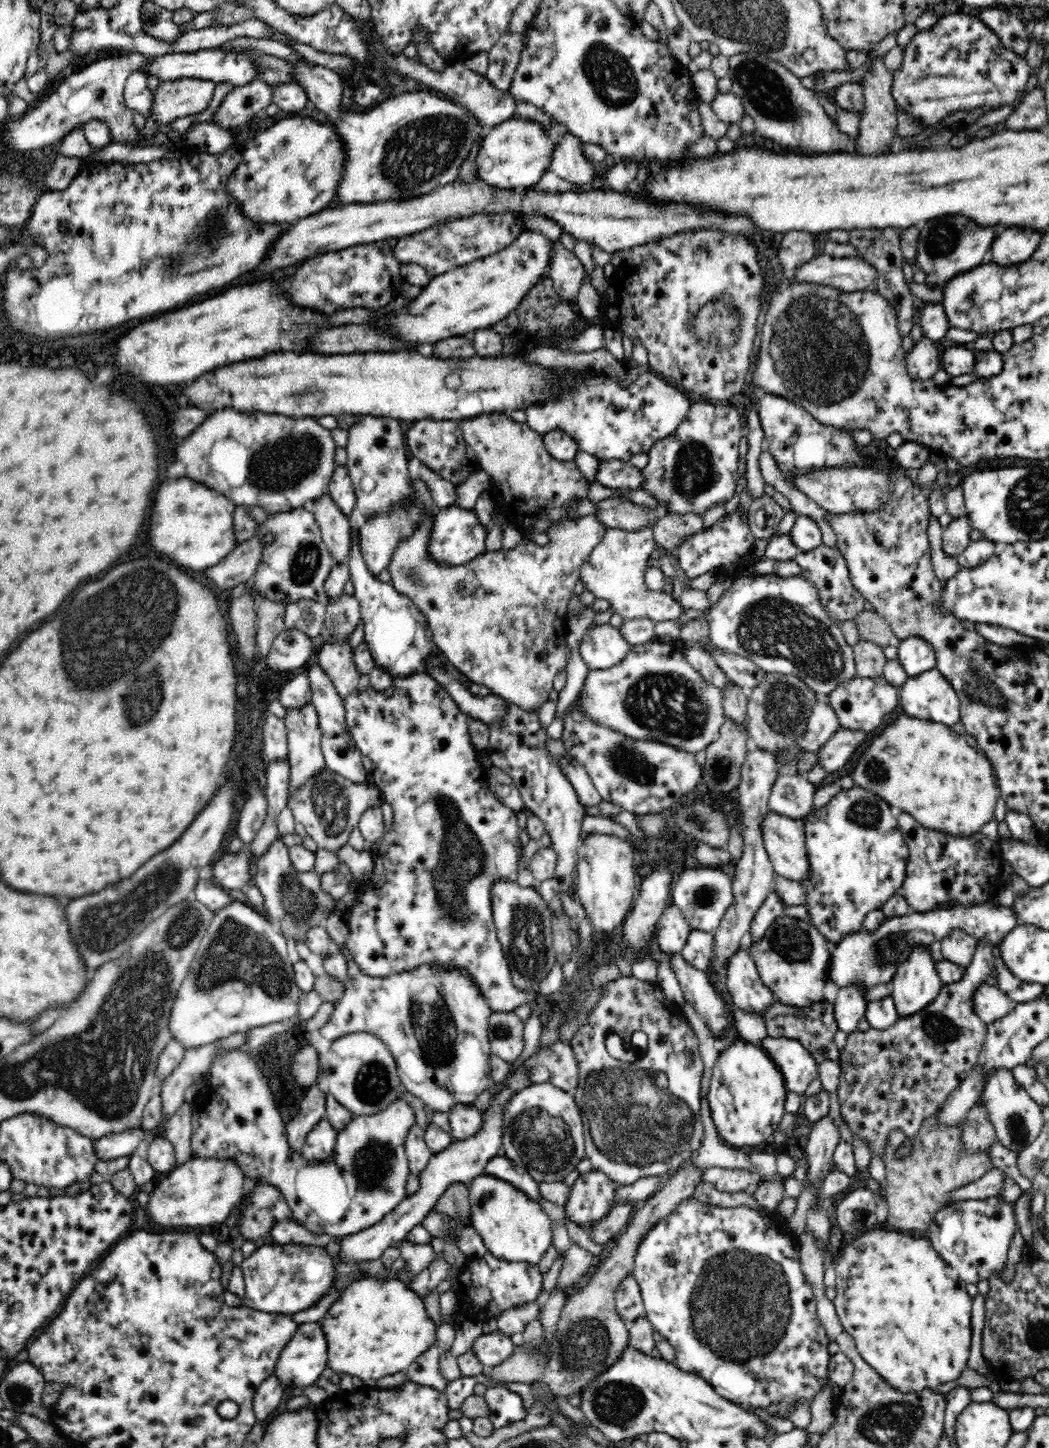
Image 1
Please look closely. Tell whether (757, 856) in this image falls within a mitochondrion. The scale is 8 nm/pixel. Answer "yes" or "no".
no

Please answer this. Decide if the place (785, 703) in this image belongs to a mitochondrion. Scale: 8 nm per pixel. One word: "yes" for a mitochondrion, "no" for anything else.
yes

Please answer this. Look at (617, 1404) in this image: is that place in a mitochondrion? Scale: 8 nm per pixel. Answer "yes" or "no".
yes

